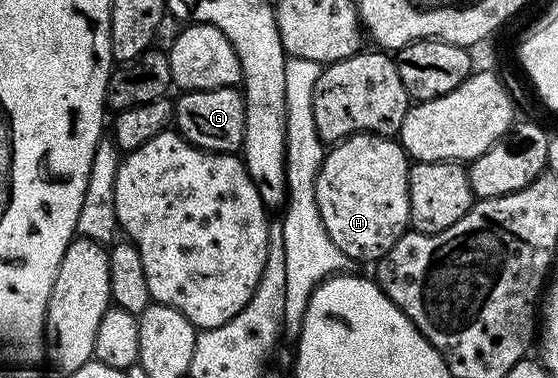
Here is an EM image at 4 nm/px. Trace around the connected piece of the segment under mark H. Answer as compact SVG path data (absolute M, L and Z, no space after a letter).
M358 134L348 136L330 147L325 153L325 161L315 182L315 202L319 206L319 218L323 218L323 226L327 226L327 234L331 234L331 242L343 250L350 261L370 260L376 262L395 246L400 236L404 236L409 228L409 165L410 157L396 139L388 136Z

